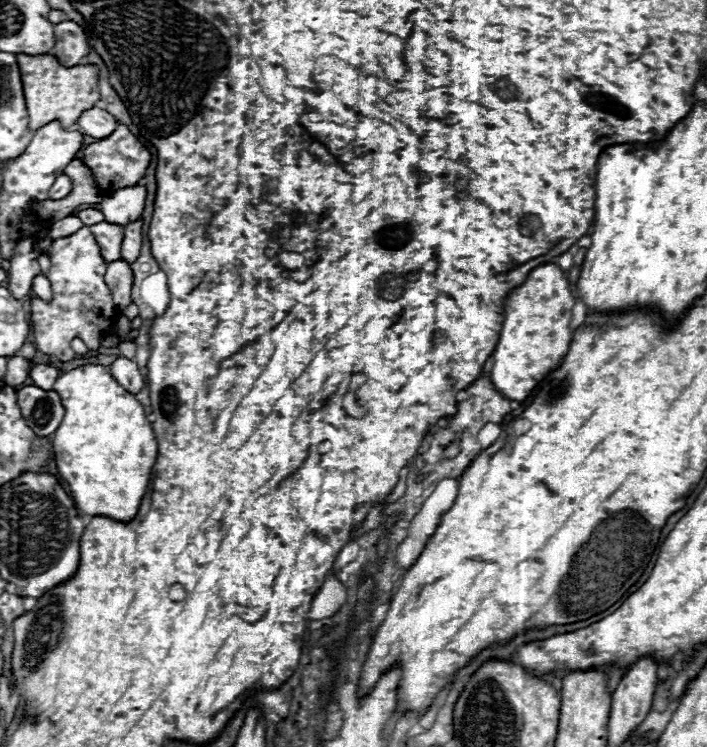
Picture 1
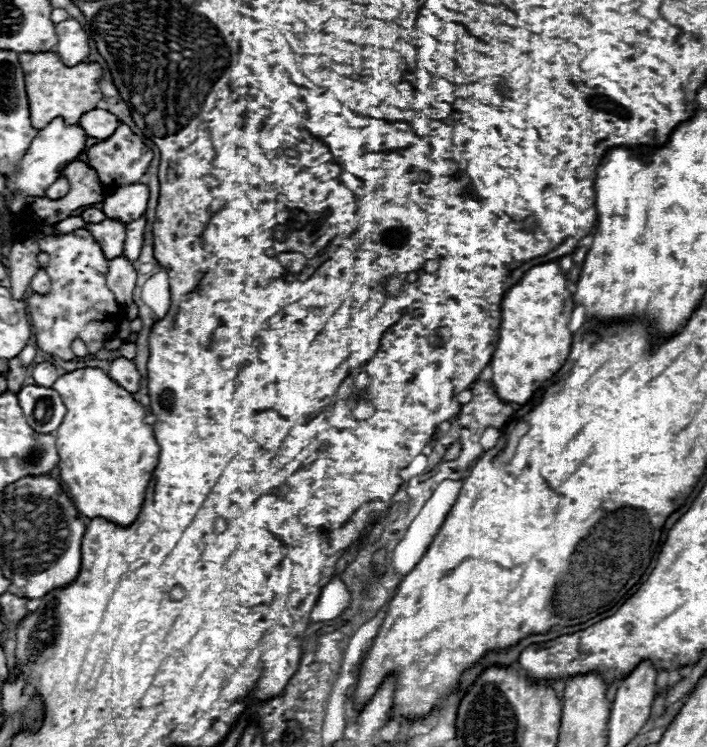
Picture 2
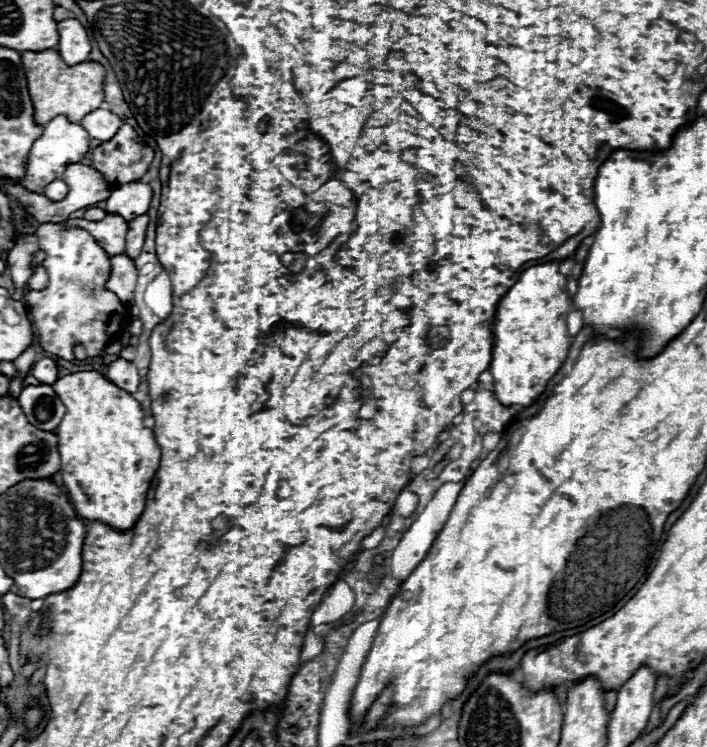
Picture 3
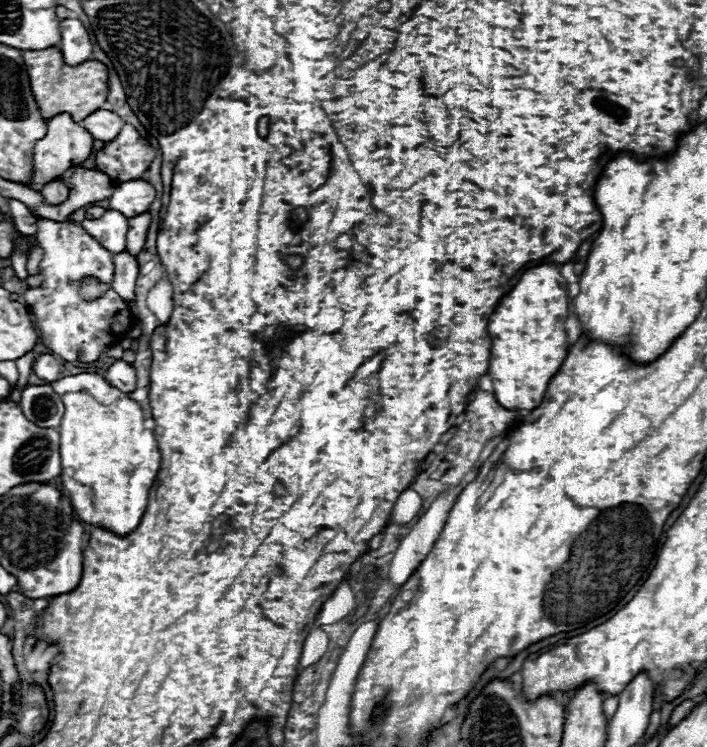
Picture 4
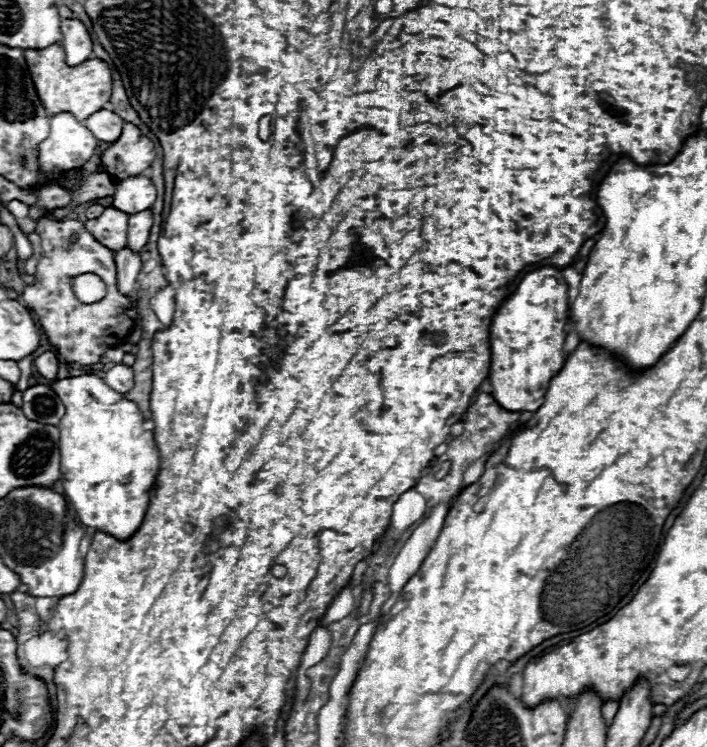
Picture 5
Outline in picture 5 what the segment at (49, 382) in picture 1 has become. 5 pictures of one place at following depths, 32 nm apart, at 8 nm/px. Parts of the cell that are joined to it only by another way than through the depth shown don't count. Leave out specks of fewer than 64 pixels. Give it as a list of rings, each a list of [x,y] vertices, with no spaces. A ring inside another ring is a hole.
[[[48,350],[44,354],[40,354],[36,360],[34,360],[34,366],[36,366],[36,372],[42,376],[42,378],[48,378],[48,380],[54,380],[58,376],[58,370],[60,370],[60,356],[56,350]]]

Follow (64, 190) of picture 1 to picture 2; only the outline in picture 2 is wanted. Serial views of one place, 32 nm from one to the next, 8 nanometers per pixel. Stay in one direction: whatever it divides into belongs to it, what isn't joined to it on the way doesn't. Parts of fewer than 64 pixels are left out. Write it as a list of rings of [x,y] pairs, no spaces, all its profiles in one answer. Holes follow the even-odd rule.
[[[58,178],[54,184],[50,184],[48,186],[48,190],[46,190],[46,196],[50,198],[50,200],[60,200],[60,198],[64,198],[66,194],[68,194],[68,180],[66,178]]]

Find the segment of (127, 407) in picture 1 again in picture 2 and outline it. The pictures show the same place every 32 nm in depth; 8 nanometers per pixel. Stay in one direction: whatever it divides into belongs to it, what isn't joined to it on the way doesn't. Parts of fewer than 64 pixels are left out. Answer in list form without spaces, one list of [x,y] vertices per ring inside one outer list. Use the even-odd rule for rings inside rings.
[[[84,368],[84,370],[68,372],[60,376],[52,388],[60,394],[66,406],[66,416],[62,424],[58,426],[58,430],[54,432],[54,436],[56,436],[58,456],[60,456],[60,476],[68,488],[68,494],[78,514],[86,518],[104,518],[118,526],[130,526],[142,510],[146,488],[152,480],[150,434],[154,432],[152,432],[152,426],[144,424],[146,412],[142,404],[136,402],[130,392],[120,388],[98,368]]]

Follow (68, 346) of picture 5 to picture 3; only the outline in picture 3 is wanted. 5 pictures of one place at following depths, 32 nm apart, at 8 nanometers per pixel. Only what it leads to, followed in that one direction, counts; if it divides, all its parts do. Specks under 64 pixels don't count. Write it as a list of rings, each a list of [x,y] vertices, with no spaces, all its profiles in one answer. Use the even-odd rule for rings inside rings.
[[[44,222],[38,226],[36,236],[39,248],[46,252],[46,260],[40,266],[48,274],[48,286],[44,290],[28,290],[24,302],[34,318],[32,324],[40,346],[68,362],[76,358],[76,344],[86,348],[88,358],[100,356],[106,344],[112,342],[130,320],[128,304],[124,304],[112,290],[104,288],[112,272],[110,256],[82,228],[64,228],[62,224]]]

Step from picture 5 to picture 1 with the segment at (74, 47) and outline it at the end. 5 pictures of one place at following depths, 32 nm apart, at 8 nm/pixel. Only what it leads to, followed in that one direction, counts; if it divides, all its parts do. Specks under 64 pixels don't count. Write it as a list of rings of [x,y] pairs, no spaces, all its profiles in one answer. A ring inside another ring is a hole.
[[[66,20],[54,26],[54,36],[56,36],[56,44],[52,54],[58,58],[58,62],[66,68],[72,68],[76,64],[80,64],[80,60],[84,56],[88,56],[90,46],[86,40],[86,34],[82,30],[80,24]]]

